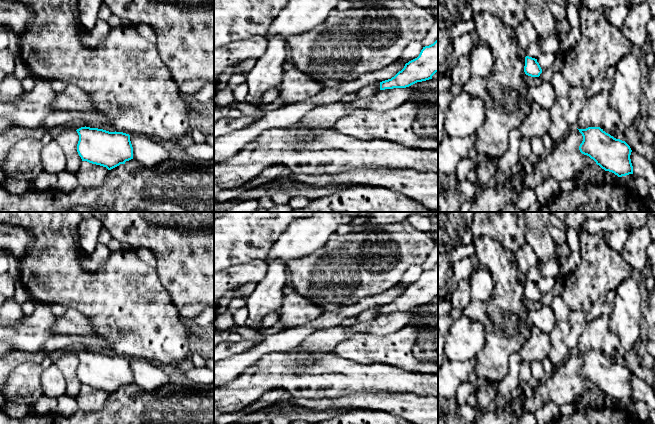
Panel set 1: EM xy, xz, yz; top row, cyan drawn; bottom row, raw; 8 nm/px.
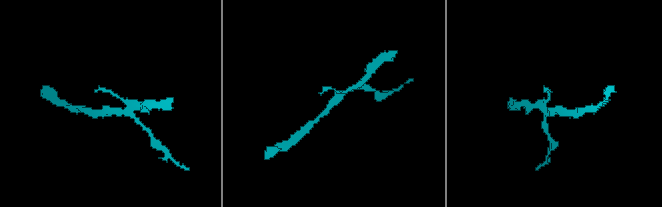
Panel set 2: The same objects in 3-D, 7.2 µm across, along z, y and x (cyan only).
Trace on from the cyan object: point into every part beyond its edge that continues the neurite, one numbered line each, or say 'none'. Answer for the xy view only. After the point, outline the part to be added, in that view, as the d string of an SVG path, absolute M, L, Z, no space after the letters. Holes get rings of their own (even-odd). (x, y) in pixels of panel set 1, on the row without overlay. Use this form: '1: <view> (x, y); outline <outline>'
none

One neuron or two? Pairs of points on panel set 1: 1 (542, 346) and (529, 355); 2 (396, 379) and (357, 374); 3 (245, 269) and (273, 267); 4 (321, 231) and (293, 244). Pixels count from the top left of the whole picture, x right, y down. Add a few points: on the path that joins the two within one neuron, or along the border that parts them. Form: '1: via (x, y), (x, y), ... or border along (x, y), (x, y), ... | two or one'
1: via (539, 346), (532, 352) | one
2: via (386, 378), (367, 378) | one
3: border along (267, 263), (265, 276), (256, 284) | two
4: via (314, 231), (300, 239) | one

